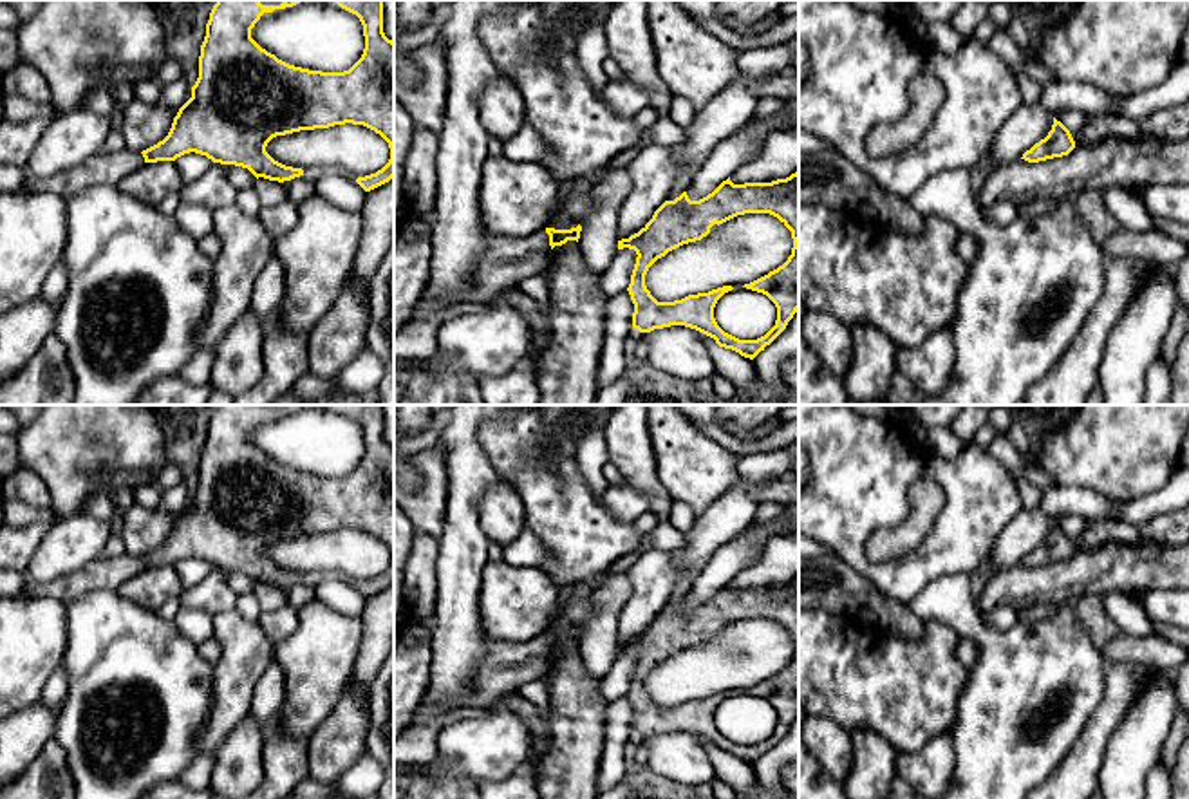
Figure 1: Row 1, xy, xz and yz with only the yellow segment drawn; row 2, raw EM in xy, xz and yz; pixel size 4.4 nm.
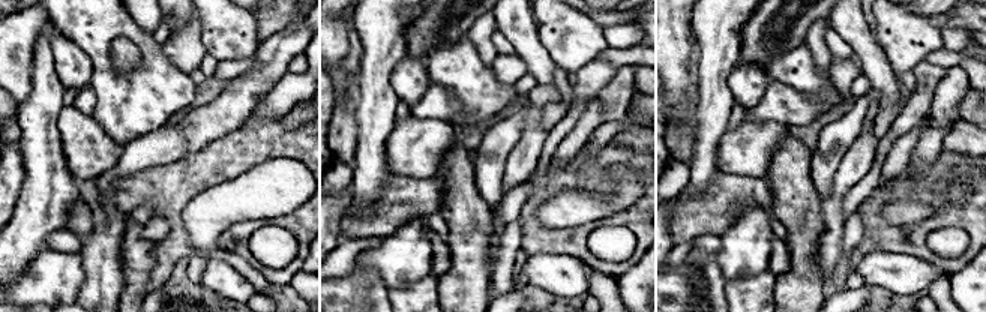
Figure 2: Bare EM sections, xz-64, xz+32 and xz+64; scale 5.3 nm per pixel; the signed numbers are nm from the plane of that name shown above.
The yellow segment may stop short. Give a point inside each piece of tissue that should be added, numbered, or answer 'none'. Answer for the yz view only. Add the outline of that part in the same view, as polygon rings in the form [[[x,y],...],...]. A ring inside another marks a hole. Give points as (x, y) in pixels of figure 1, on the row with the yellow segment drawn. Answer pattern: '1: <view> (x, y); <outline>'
none

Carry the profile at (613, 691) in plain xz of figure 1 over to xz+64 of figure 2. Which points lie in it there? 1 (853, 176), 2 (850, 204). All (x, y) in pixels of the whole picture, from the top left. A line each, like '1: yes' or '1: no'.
1: no
2: yes

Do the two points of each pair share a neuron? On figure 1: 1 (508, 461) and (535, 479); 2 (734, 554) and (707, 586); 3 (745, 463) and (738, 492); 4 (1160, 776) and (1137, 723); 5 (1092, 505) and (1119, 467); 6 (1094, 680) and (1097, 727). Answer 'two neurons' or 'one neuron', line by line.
1: one neuron
2: one neuron
3: two neurons
4: two neurons
5: two neurons
6: two neurons

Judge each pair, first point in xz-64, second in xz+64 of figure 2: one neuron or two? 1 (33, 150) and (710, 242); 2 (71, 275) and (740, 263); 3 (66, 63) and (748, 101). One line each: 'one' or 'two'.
1: two
2: one
3: one

